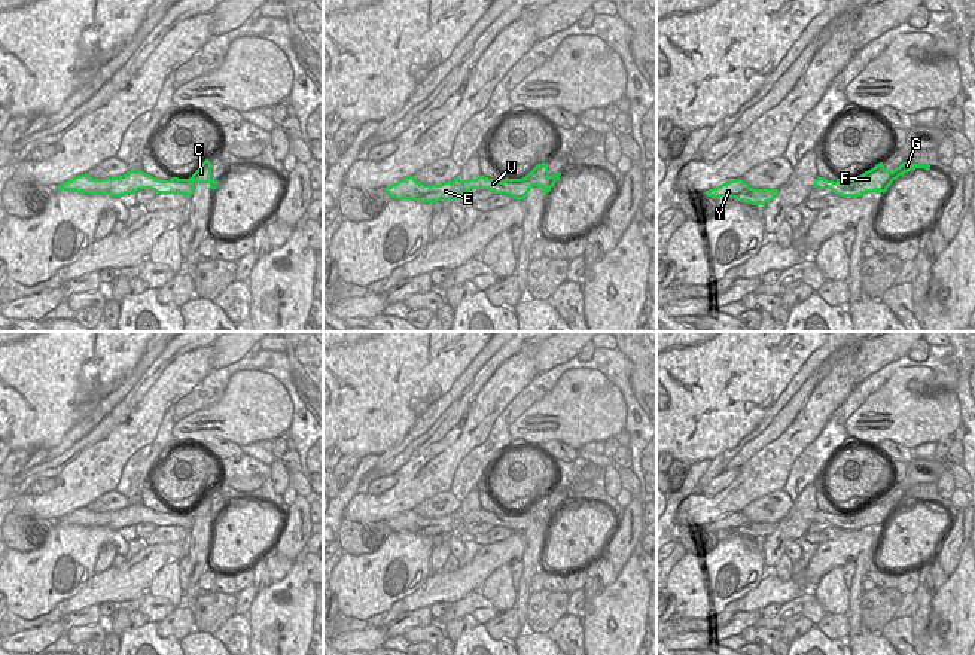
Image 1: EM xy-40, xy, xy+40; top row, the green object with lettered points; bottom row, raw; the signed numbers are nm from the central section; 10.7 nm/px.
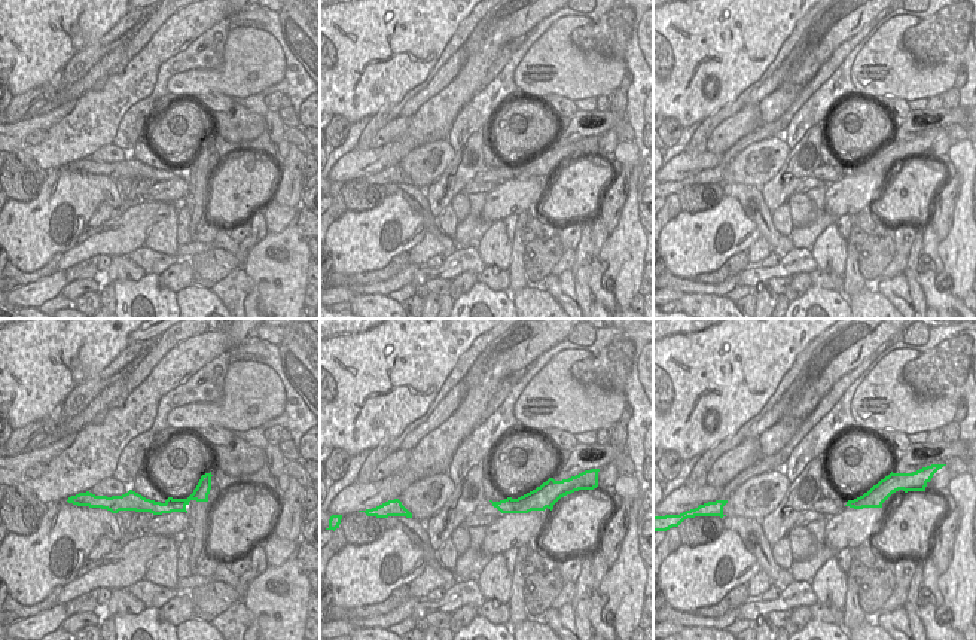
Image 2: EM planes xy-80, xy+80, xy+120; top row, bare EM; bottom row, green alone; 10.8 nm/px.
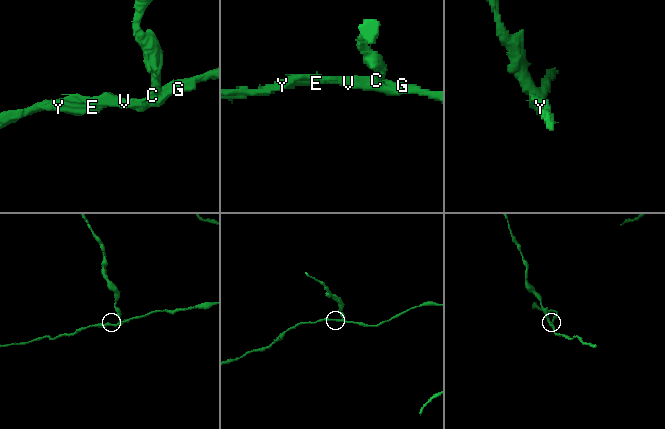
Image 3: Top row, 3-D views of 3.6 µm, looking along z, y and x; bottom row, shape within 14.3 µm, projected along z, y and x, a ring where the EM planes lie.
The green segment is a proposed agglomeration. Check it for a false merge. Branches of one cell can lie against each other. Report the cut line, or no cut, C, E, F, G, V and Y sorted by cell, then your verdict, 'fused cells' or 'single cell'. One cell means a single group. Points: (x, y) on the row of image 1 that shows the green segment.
xy (548, 173), (547, 191) | C / E F G V Y | fused cells

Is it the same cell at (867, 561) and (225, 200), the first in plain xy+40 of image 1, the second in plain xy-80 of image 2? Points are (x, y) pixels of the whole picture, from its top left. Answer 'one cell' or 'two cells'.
two cells

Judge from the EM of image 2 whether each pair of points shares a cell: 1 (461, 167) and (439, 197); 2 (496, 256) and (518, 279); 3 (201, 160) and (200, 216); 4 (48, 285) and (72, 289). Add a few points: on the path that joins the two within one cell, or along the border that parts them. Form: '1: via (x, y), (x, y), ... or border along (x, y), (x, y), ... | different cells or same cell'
1: via (456, 174), (444, 189) | same cell
2: border along (512, 241), (512, 262), (508, 270) | different cells
3: via (200, 173), (198, 203) | same cell
4: border along (69, 283), (60, 292) | different cells

